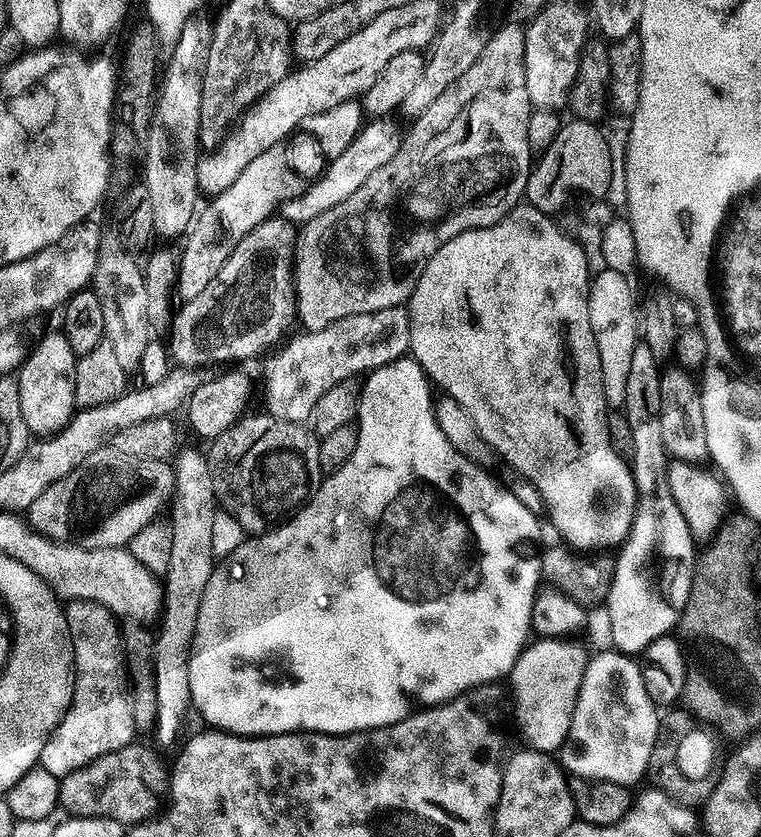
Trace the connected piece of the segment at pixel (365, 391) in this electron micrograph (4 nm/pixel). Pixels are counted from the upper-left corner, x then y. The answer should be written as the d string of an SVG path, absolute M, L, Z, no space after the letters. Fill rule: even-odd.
M401 358L390 362L381 368L373 368L363 377L362 387L358 392L358 403L356 406L355 423L358 425L358 446L354 446L354 454L350 454L350 462L342 466L336 472L327 473L316 485L311 498L309 498L302 508L296 509L291 516L283 522L275 525L267 532L261 532L255 538L248 538L241 548L236 548L232 556L224 560L224 564L217 563L210 574L208 589L202 594L202 606L200 607L200 621L194 626L194 638L192 639L192 649L188 655L188 690L190 693L190 704L202 719L205 720L209 729L218 732L227 732L230 735L240 737L255 736L277 736L287 732L325 732L326 734L344 734L345 732L361 732L367 728L381 728L390 726L402 718L406 718L409 712L413 711L412 700L417 700L417 705L431 706L433 704L445 704L458 694L462 694L468 688L473 688L479 684L490 684L500 682L511 673L514 662L520 657L530 640L532 623L530 622L530 610L534 606L534 598L542 584L540 575L540 556L538 548L536 552L536 539L540 536L540 524L536 521L536 516L511 492L508 488L503 488L498 481L492 480L492 472L485 468L480 468L470 462L454 446L450 446L450 438L442 434L442 426L438 426L436 409L434 407L433 385L430 383L428 375L422 370L422 366L417 360L411 358Z

